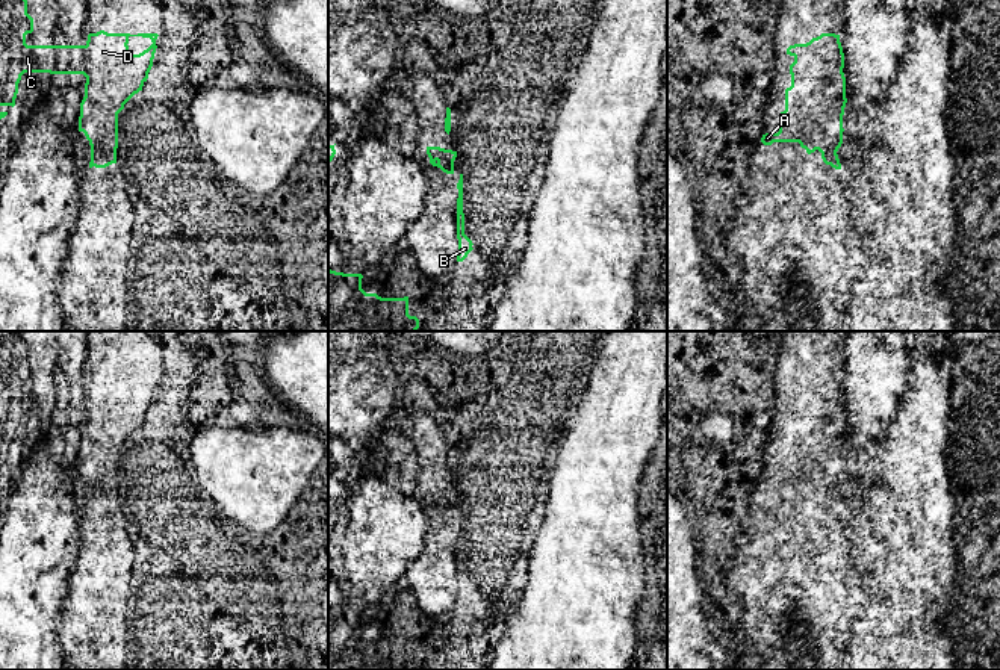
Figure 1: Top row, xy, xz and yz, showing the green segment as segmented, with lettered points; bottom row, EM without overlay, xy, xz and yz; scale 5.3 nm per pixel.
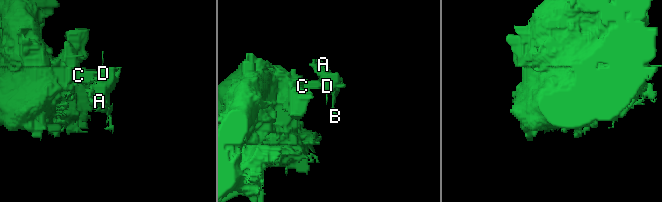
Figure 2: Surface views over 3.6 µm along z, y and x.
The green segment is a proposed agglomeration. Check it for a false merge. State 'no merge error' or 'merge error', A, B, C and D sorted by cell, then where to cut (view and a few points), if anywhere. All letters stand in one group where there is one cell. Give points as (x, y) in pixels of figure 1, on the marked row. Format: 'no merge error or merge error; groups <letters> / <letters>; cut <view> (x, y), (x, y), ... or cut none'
no merge error; groups A B C D; cut none

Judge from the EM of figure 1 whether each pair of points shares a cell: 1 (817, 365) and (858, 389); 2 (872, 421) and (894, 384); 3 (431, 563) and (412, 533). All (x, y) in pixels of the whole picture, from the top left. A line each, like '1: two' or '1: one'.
1: two
2: one
3: two

